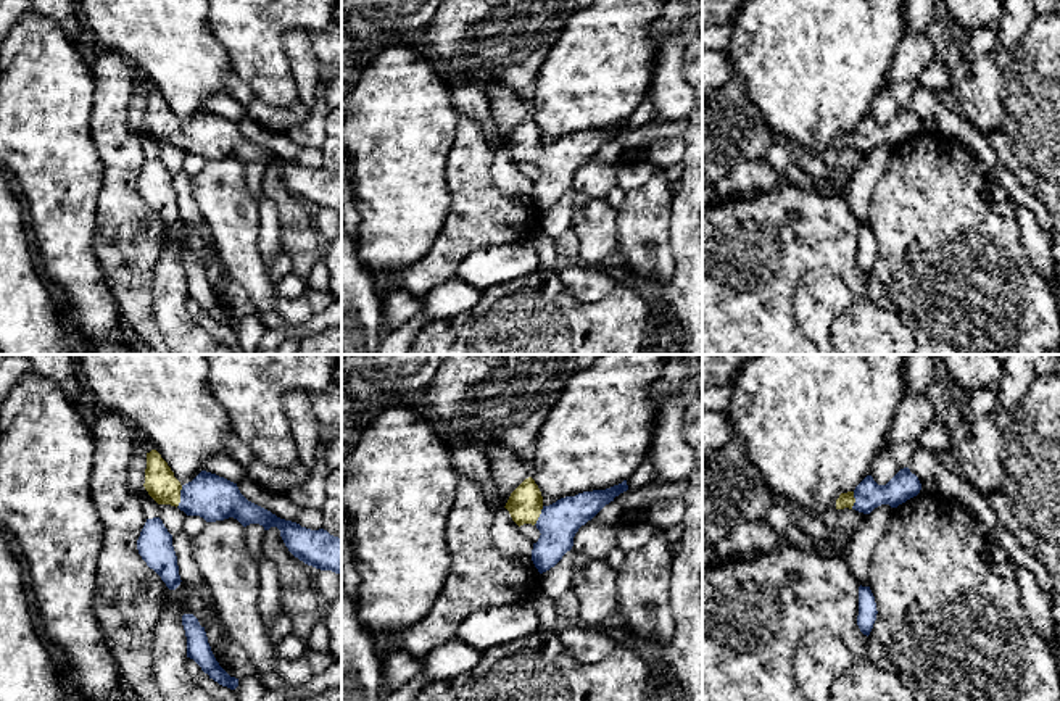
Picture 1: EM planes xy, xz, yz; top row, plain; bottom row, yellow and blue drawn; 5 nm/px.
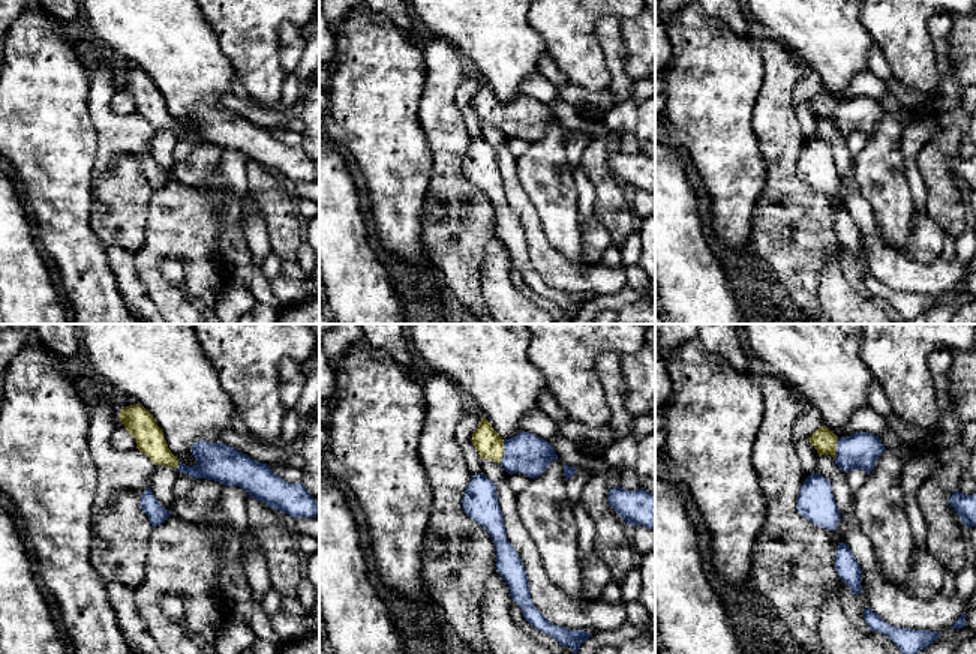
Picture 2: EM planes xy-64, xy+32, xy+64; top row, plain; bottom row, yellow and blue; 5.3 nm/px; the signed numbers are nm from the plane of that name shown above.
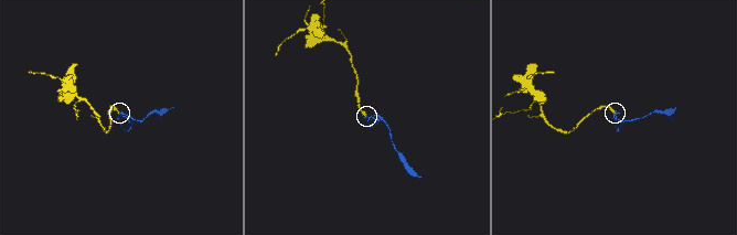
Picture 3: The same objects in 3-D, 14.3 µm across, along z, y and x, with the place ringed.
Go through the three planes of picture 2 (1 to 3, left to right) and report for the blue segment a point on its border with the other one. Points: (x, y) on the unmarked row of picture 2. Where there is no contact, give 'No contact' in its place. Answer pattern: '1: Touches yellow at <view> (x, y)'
1: Touches yellow at xy-64 (177, 129)
2: Touches yellow at xy+32 (502, 116)
3: Touches yellow at xy+64 (835, 113)

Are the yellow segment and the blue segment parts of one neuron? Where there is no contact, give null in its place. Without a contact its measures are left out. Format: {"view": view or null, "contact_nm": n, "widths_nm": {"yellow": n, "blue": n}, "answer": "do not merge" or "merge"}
{"view": "xy", "contact_nm": 120, "widths_nm": {"yellow": 160, "blue": 220}, "answer": "merge"}

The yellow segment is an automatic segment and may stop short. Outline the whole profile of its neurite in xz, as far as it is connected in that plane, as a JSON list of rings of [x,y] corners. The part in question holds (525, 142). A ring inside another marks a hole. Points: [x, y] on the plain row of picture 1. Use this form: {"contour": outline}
{"contour": [[[528,116],[511,132],[504,147],[519,166],[532,163],[540,169],[541,174],[533,182],[532,200],[543,213],[572,189],[578,168],[627,129],[628,124],[623,119],[606,129],[583,131],[544,145],[538,124]]]}

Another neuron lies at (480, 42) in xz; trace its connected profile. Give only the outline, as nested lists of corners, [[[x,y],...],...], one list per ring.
[[[445,0],[412,47],[449,89],[461,82],[482,87],[503,84],[528,95],[575,11],[577,0]]]

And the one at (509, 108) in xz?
[[[488,84],[483,90],[491,108],[495,135],[504,147],[511,132],[532,116],[530,97],[503,84]]]

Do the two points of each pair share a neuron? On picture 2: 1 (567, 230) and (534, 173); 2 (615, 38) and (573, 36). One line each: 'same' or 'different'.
1: same
2: different

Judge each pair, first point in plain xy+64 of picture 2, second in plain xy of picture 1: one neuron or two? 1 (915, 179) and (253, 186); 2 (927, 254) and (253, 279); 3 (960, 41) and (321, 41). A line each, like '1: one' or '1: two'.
1: two
2: two
3: one

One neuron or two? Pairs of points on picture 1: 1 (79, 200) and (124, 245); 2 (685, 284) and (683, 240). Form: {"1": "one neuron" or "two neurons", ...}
{"1": "two neurons", "2": "one neuron"}

